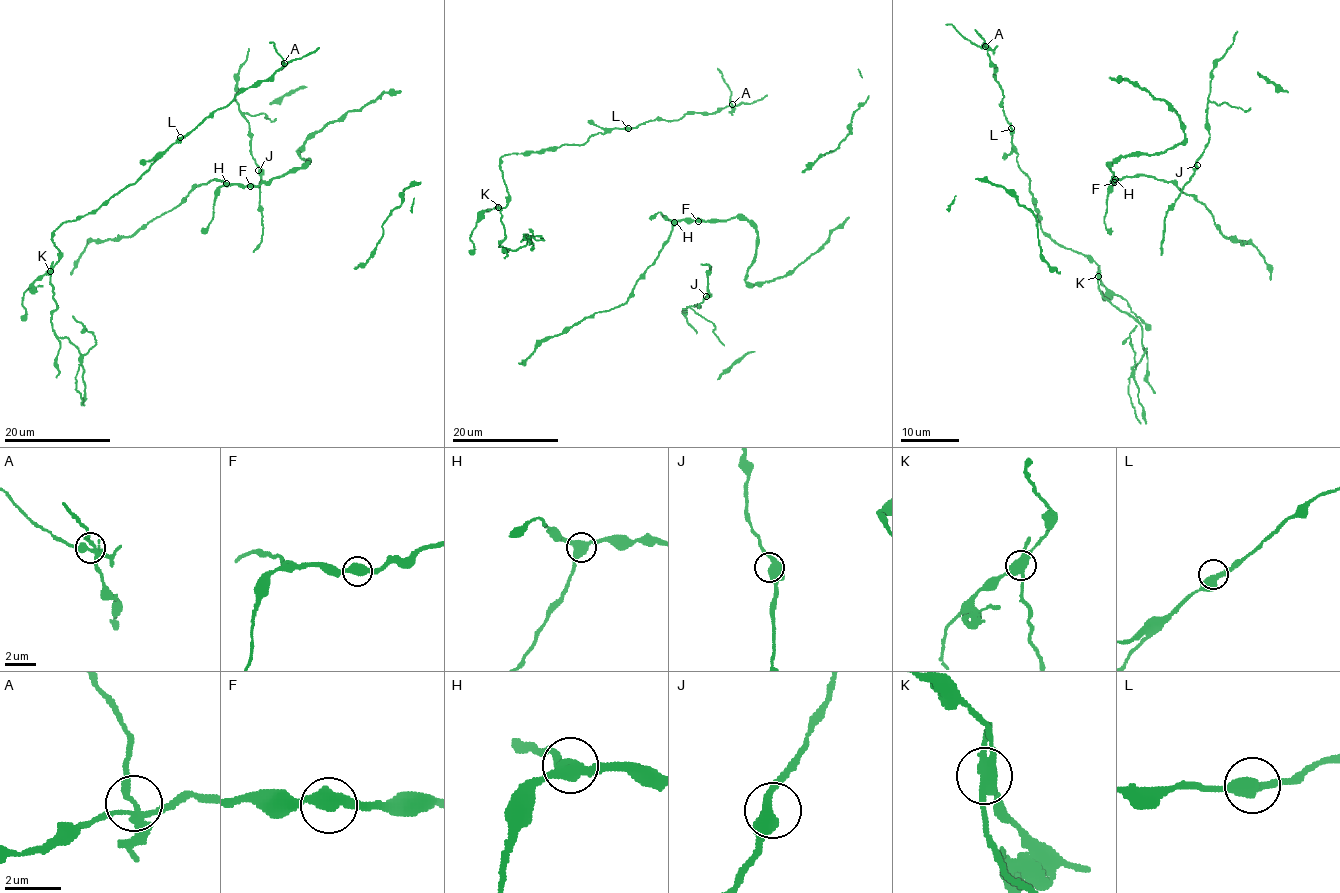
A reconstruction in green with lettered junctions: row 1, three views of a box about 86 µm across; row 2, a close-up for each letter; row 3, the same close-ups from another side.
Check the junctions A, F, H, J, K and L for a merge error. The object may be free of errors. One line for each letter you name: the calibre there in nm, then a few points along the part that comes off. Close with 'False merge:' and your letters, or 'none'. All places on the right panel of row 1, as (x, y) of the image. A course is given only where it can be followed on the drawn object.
K: calibre 440 nm; course (1098, 276), (1100, 293), (1141, 327), (1146, 352), (1130, 378), (1128, 395), (1140, 423)
False merge: K

